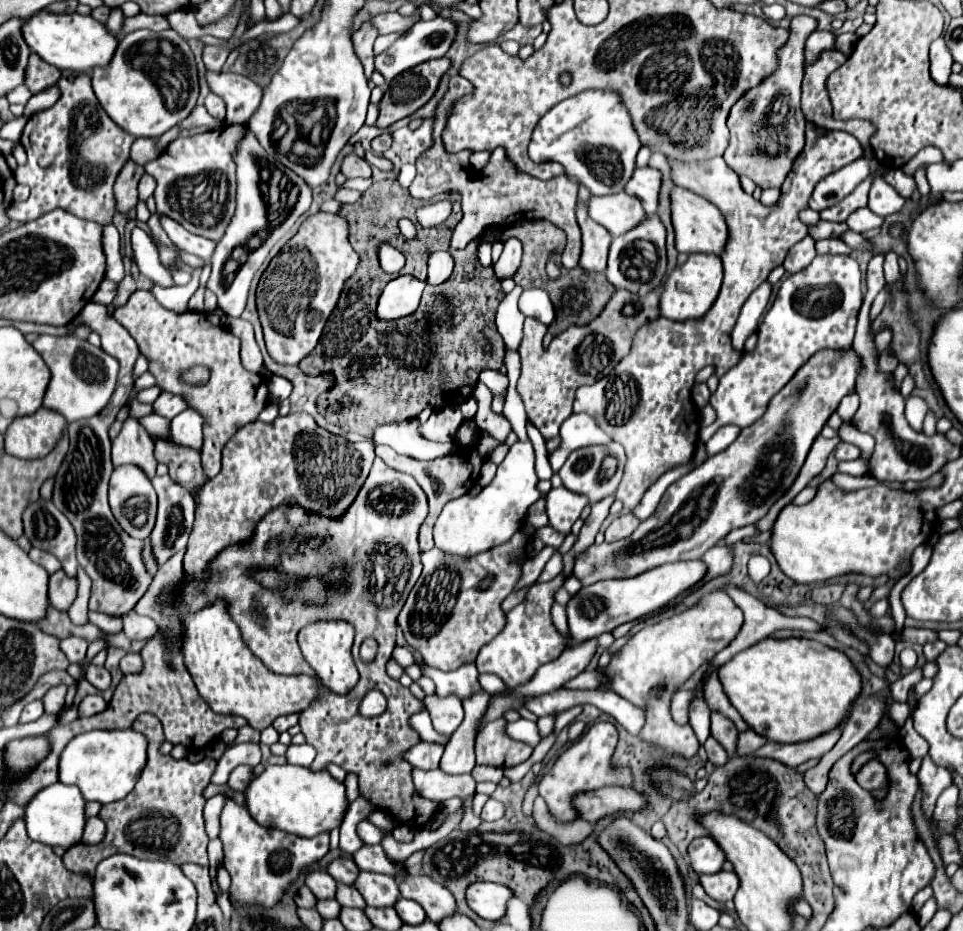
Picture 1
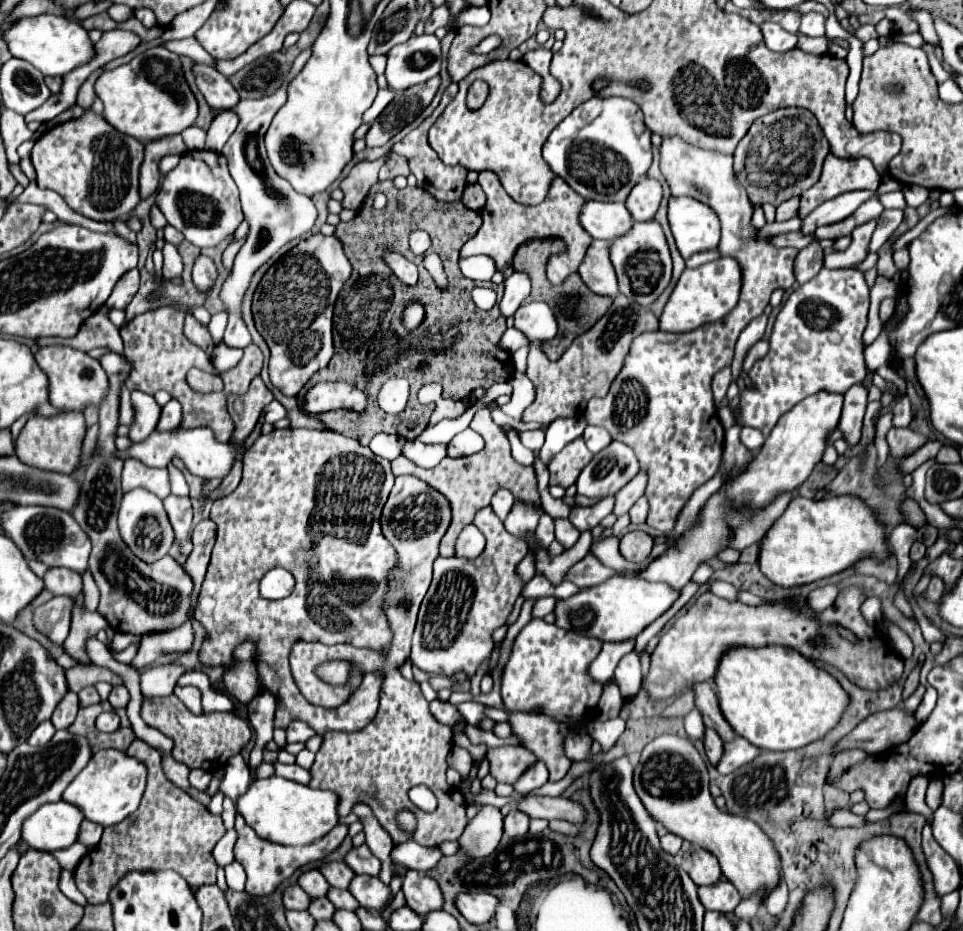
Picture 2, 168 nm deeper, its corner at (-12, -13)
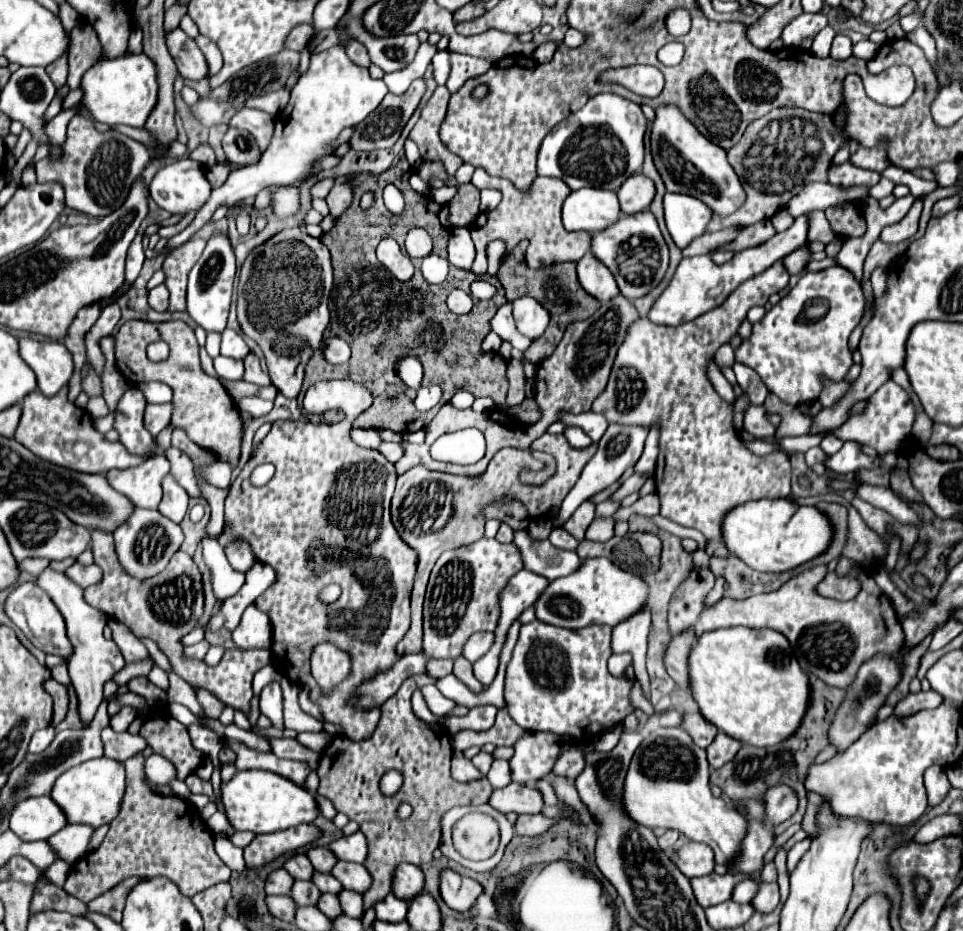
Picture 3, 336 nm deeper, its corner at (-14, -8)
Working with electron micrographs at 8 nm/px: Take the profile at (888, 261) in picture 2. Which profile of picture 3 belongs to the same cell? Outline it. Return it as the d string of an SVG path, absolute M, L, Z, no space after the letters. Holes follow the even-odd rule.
M915 201L913 207L909 209L909 213L895 225L891 227L885 227L881 231L881 241L883 243L889 243L889 245L897 245L909 237L913 237L917 233L917 225L919 225L919 217L921 217L921 209L923 209L923 203L921 201Z

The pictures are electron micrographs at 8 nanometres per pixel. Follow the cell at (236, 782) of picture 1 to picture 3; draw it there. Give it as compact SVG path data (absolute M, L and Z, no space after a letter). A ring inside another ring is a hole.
M269 663L267 667L263 667L263 669L255 675L255 679L253 679L253 695L259 697L265 685L269 685L269 683L273 683L273 681L279 681L279 679L281 679L281 673Z

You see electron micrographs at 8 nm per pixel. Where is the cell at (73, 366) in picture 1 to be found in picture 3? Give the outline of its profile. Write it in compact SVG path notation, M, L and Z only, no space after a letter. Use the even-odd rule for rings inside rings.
M19 339L19 353L37 375L37 387L43 395L53 397L73 375L75 363L69 349L59 341Z

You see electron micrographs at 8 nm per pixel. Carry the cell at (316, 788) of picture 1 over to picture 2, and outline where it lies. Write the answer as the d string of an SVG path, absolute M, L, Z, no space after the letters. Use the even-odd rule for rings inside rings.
M279 776L253 780L249 790L237 798L237 814L245 818L245 822L257 832L259 838L287 846L315 842L317 838L323 838L333 826L337 826L339 820L337 796L333 796L329 790L313 790Z

